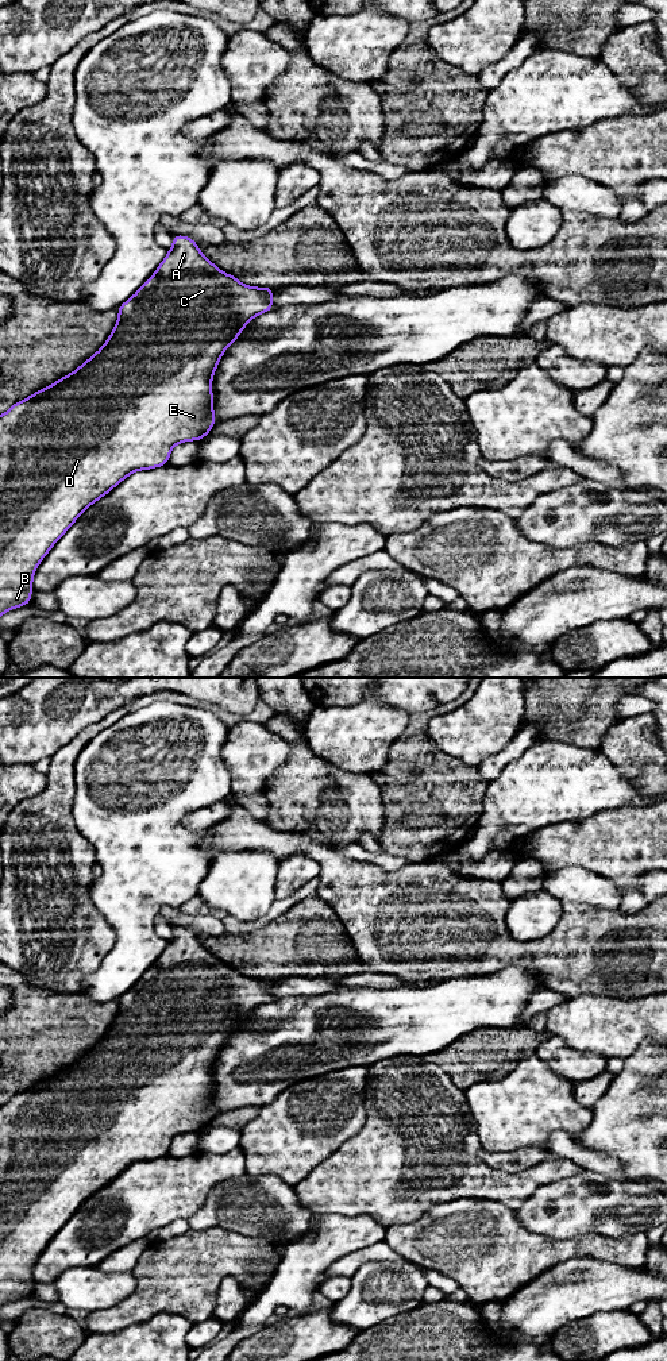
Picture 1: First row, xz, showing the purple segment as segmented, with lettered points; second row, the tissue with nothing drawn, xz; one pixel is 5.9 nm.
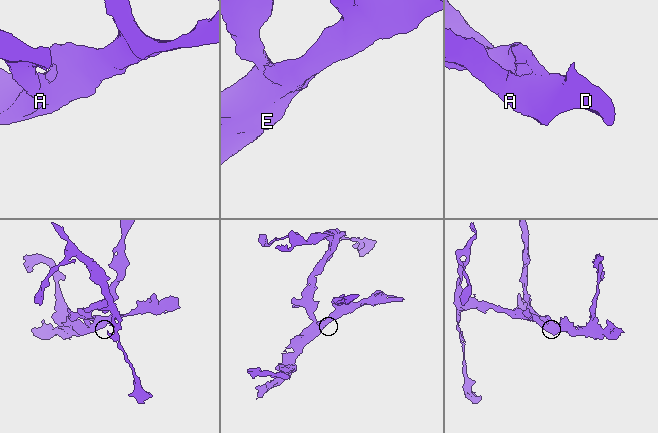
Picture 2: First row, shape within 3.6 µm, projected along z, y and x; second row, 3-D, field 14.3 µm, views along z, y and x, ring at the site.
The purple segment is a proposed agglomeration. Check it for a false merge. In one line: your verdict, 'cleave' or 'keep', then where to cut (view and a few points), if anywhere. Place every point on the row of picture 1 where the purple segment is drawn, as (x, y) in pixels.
keep | no cut

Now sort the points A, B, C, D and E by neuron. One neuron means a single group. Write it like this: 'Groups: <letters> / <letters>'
Groups: A B C D E

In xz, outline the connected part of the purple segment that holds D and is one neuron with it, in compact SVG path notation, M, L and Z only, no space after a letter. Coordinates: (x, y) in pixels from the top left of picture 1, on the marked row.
M171 235L173 247L155 273L140 286L140 289L117 308L117 323L104 346L77 370L35 392L23 401L14 404L8 412L0 415L0 616L5 612L31 602L32 577L41 560L73 525L78 516L99 498L109 493L126 477L138 470L149 470L165 466L169 462L171 448L181 442L201 440L209 435L216 423L212 409L212 377L227 347L239 338L242 329L255 316L275 308L271 302L273 288L254 288L243 285L236 277L223 273L197 247L197 243L182 235Z

